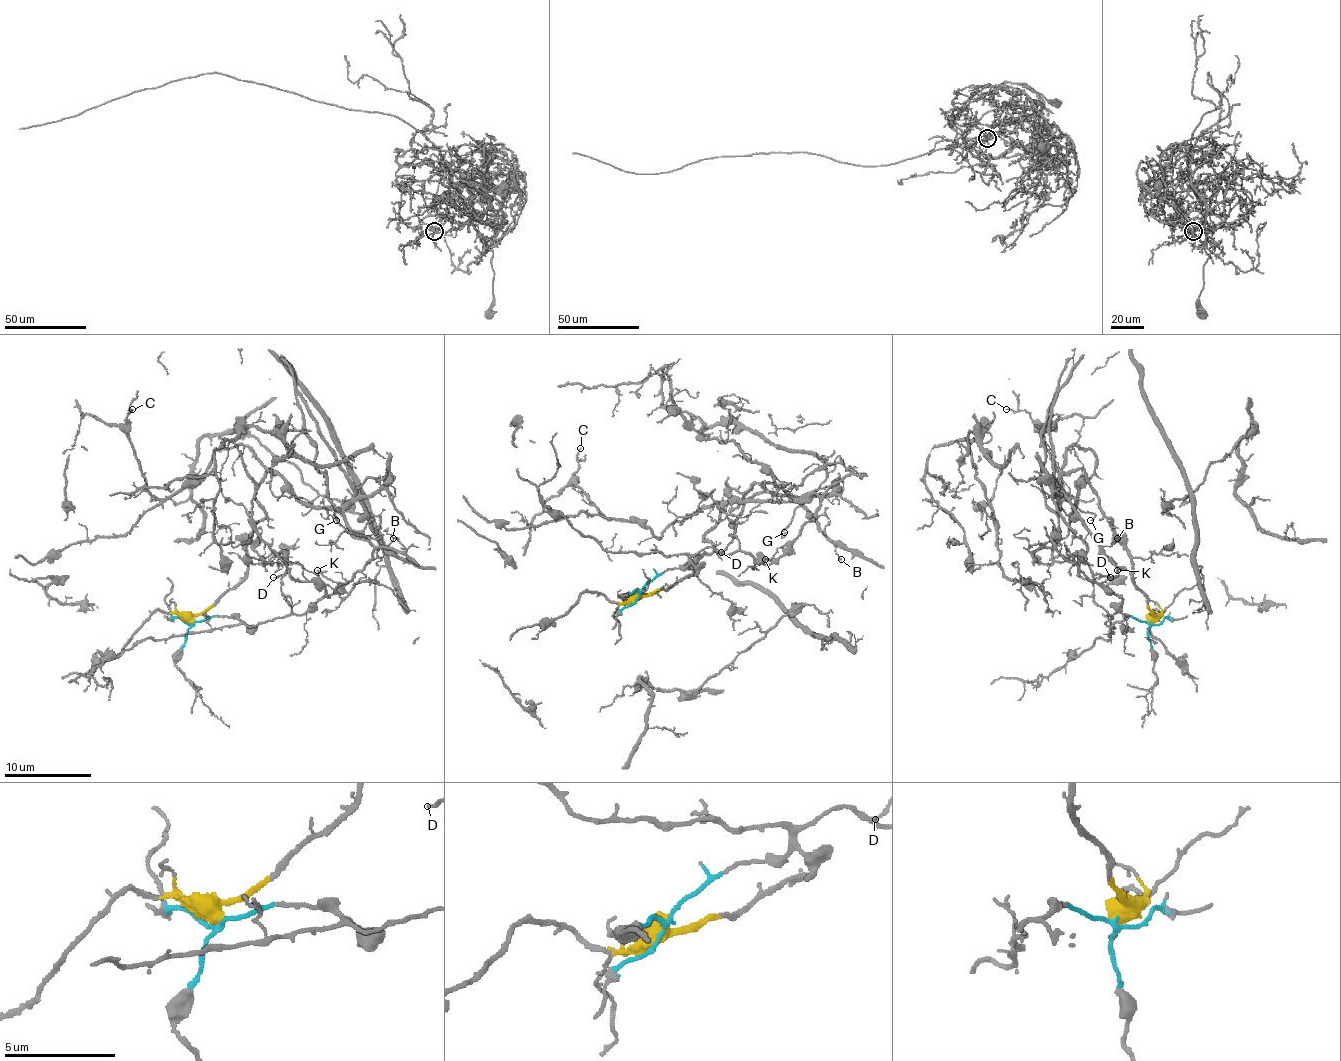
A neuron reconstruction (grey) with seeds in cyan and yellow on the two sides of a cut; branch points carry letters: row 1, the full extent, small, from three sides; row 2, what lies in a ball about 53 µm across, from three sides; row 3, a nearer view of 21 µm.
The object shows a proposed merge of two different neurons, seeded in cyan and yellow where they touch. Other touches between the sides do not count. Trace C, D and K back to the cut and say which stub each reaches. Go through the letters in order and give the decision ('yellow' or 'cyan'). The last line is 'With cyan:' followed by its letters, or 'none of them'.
C: yellow
D: cyan
K: cyan
With cyan: D, K

